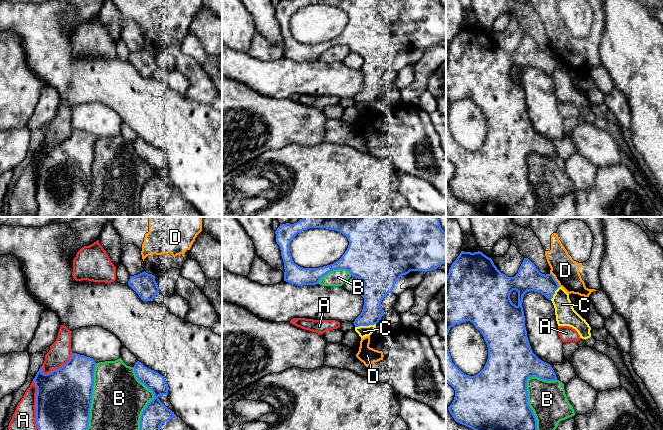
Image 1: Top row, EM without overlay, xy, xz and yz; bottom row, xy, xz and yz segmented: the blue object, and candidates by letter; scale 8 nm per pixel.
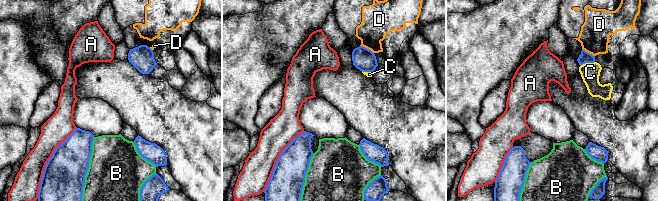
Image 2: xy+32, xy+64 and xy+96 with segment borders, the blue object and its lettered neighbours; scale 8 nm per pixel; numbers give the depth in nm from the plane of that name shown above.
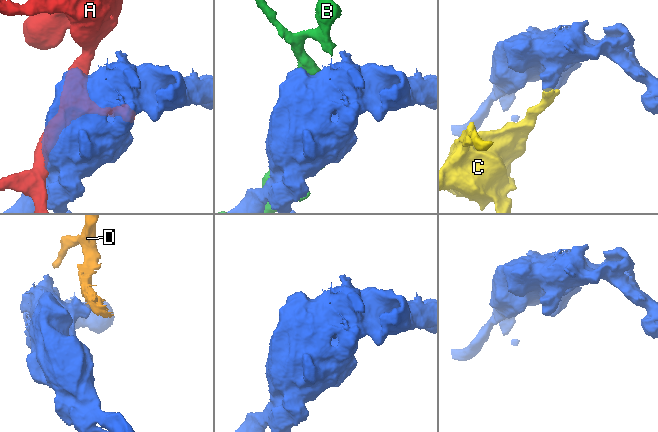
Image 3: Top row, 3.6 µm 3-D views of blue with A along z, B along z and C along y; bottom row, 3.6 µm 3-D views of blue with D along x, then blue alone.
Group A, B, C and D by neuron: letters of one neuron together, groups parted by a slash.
A / B / C / D

